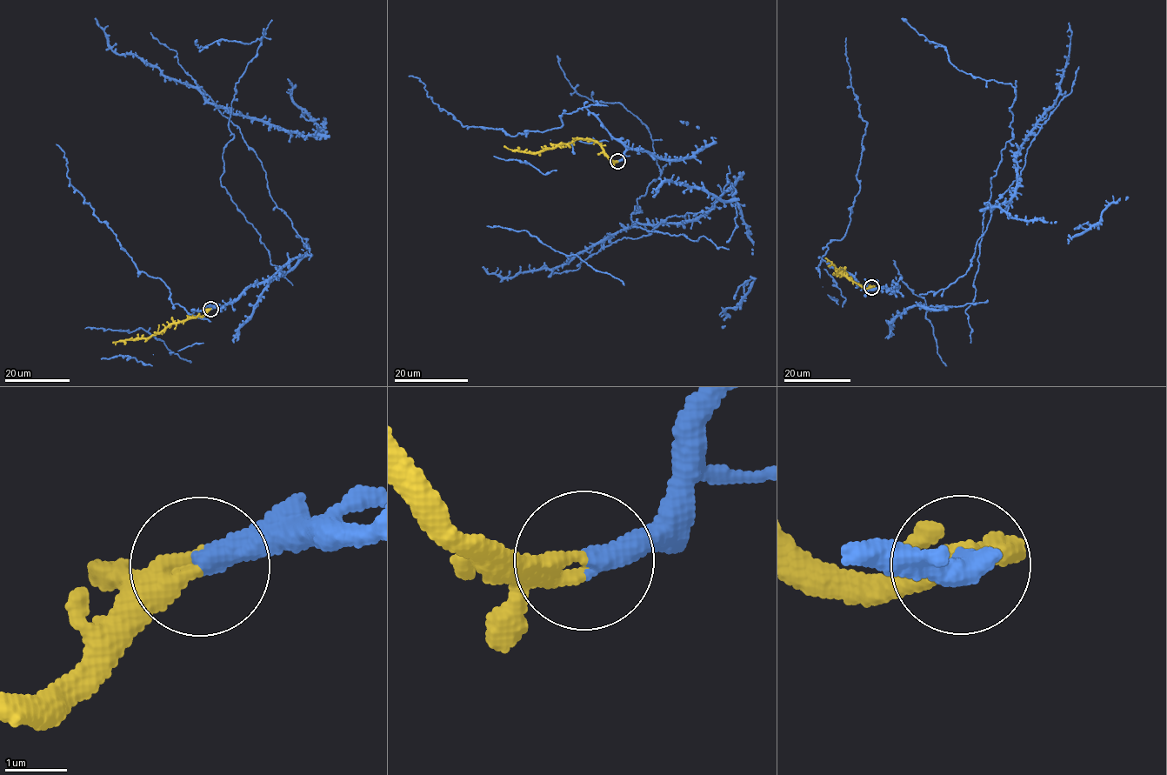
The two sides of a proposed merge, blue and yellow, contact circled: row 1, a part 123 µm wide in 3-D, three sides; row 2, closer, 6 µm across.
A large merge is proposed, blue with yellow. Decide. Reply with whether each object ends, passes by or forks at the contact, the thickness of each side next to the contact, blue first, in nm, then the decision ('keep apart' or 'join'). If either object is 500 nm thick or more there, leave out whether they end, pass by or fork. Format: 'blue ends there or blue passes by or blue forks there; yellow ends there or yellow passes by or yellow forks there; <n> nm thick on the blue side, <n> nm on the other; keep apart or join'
blue ends there; yellow passes by; 360 nm thick on the blue side, 240 nm on the other; join

